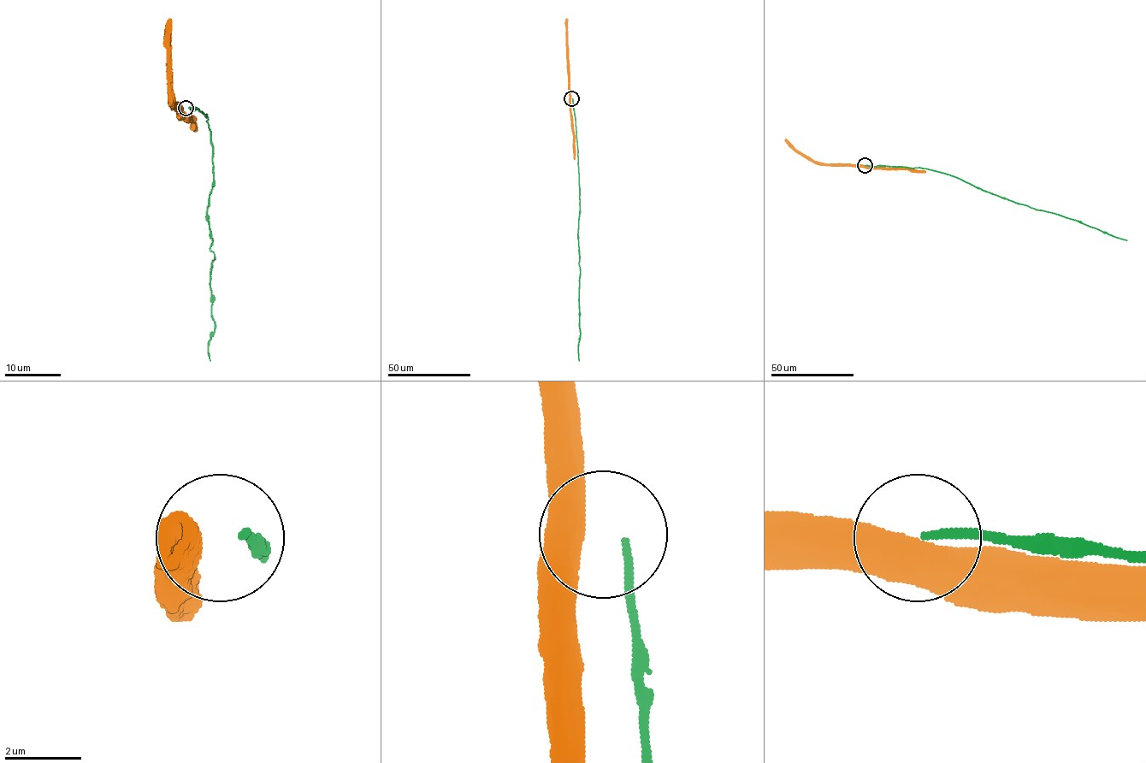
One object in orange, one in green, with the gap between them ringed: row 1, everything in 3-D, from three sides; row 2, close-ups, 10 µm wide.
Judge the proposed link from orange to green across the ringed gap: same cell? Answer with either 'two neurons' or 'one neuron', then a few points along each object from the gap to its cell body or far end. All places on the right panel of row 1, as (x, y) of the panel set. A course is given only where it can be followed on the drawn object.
two neurons | orange via (865, 165), (816, 163), (784, 139) | green via (865, 165), (921, 168), (944, 173), (1000, 197), (1080, 221), (1126, 240)

